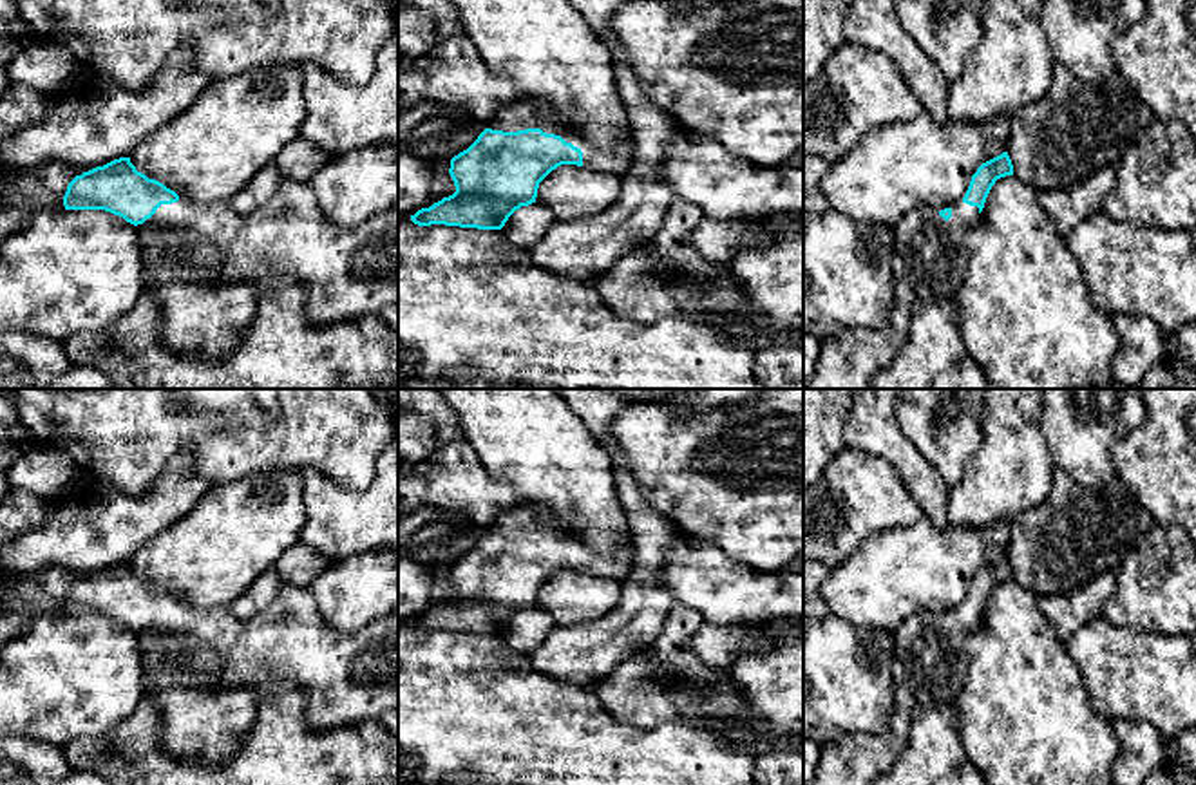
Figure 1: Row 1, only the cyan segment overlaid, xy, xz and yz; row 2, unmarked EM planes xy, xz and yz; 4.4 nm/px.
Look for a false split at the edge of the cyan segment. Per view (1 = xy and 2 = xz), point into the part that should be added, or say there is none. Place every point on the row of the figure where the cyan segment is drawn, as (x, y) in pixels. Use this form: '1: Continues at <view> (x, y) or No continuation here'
1: Continues at xy (288, 241)
2: Continues at xz (523, 113)

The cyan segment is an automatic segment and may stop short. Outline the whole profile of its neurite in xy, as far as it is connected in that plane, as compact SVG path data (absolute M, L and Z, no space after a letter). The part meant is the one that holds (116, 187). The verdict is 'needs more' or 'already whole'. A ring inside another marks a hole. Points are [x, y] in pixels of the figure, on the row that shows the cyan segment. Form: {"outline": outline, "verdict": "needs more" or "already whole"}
{"outline": "M130 157L76 175L67 186L63 206L110 212L138 232L172 230L201 235L221 253L219 286L226 280L244 280L259 297L300 286L306 293L308 320L315 326L378 315L384 307L398 304L398 206L373 215L355 230L342 230L324 213L306 181L284 175L262 206L237 213L228 201L199 204L179 197L163 183L138 172Z", "verdict": "needs more"}

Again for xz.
{"outline": "M517 96L467 150L451 159L449 174L456 192L429 208L418 210L411 221L418 226L501 230L516 210L536 203L539 183L557 166L577 165L604 170L622 179L630 172L633 156L631 141L615 148L586 143L557 121L546 101Z", "verdict": "needs more"}

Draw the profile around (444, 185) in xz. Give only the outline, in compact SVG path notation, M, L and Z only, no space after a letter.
M432 159L431 165L434 170L434 183L431 186L431 199L423 208L432 206L456 192L454 181L449 174L451 159Z

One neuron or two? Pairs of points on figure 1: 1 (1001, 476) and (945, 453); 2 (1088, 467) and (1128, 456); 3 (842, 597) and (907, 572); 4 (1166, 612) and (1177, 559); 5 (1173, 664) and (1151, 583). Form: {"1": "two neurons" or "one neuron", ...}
{"1": "two neurons", "2": "two neurons", "3": "one neuron", "4": "one neuron", "5": "two neurons"}

